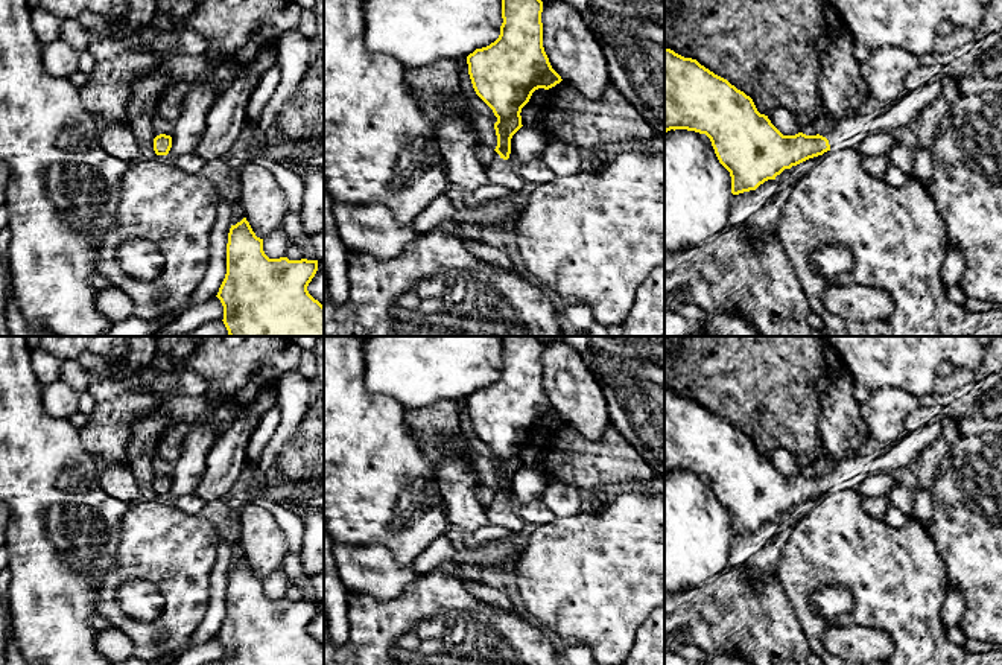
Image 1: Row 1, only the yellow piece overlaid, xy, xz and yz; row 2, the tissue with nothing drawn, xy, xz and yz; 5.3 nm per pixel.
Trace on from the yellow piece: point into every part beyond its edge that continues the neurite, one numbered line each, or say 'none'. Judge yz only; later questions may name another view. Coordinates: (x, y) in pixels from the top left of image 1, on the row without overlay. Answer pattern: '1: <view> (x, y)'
1: yz (849, 472)

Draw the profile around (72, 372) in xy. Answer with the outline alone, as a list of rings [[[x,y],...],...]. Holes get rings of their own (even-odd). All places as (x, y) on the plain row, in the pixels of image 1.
[[[64,359],[61,365],[61,380],[78,393],[88,390],[90,371],[87,371],[78,359]]]

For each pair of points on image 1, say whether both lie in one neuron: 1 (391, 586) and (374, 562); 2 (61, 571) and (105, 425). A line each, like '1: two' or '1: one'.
1: one
2: two

